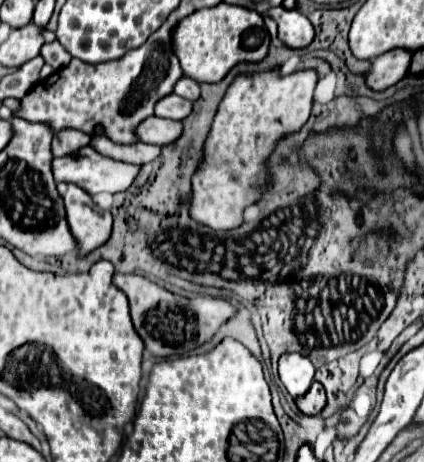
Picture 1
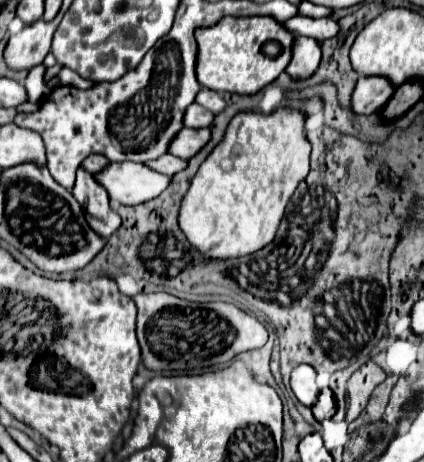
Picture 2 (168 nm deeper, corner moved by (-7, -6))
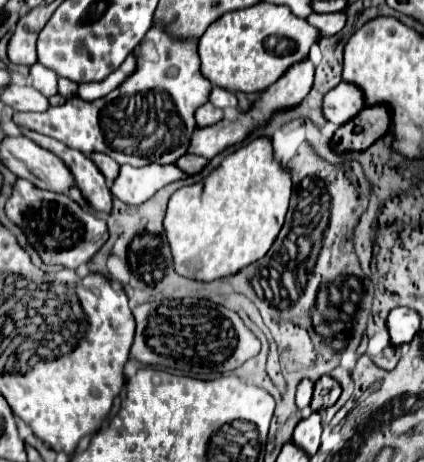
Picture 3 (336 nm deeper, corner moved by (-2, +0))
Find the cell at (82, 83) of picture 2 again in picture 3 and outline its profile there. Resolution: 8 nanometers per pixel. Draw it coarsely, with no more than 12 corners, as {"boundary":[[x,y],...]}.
{"boundary":[[135,54],[101,82],[79,84],[79,98],[103,98],[135,72]]}

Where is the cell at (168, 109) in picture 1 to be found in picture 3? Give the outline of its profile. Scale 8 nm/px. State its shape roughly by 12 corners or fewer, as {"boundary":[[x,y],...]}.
{"boundary":[[205,104],[195,114],[197,124],[211,126],[223,120],[223,110]]}

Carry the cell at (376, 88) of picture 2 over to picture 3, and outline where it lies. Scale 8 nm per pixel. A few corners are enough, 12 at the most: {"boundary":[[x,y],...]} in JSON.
{"boundary":[[341,82],[323,98],[323,116],[341,126],[365,108],[363,92]]}

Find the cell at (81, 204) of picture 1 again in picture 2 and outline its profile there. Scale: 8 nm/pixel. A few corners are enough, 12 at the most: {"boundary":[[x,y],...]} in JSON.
{"boundary":[[78,168],[72,194],[102,238],[120,228],[106,190]]}

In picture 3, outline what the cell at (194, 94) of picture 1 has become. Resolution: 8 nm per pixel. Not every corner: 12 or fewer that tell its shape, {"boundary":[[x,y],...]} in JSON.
{"boundary":[[213,88],[209,102],[217,108],[237,106],[233,92]]}

